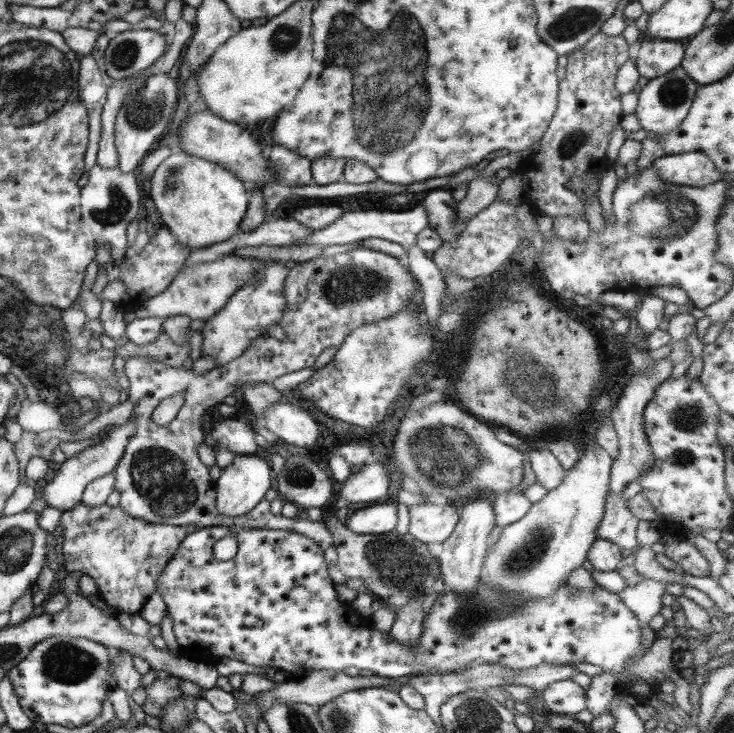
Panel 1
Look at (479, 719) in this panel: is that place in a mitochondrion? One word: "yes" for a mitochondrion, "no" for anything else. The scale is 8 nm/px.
yes

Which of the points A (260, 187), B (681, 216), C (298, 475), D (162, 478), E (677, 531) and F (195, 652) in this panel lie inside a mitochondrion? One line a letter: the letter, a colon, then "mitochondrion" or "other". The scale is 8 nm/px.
A: other
B: mitochondrion
C: mitochondrion
D: mitochondrion
E: other
F: other

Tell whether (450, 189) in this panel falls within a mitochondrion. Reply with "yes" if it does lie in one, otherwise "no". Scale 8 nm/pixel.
no

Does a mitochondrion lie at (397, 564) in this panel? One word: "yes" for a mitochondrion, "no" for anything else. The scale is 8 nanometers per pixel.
yes

